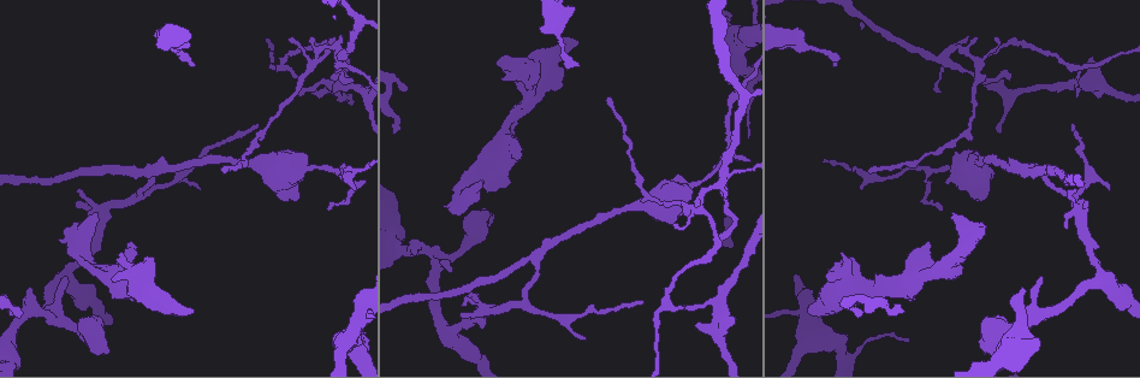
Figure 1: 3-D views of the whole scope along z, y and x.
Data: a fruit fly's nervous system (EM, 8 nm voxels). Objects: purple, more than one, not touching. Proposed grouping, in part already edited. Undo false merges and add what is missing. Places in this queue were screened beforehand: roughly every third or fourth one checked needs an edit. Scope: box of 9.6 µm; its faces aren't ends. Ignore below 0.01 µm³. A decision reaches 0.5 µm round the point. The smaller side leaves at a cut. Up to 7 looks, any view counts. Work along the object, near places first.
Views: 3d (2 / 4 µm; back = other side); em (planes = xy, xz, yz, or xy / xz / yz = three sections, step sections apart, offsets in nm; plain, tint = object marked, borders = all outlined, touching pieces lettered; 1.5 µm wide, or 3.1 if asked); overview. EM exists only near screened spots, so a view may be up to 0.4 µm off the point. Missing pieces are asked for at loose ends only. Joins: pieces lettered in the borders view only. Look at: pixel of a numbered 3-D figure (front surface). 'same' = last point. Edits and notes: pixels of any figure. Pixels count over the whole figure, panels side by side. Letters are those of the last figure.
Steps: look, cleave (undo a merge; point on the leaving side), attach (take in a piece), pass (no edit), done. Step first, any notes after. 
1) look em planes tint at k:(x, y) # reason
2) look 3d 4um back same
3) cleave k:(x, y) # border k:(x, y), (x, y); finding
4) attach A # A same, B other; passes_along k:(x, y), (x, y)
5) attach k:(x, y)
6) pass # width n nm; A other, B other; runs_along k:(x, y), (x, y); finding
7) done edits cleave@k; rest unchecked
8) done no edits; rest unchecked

look em yz step 8 borders at 1:(510, 183) # free end

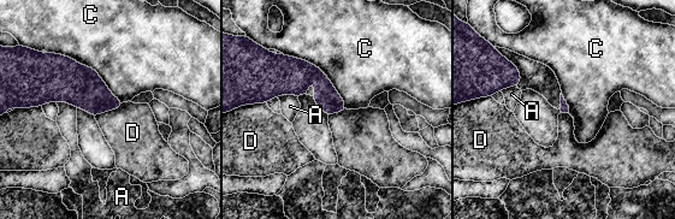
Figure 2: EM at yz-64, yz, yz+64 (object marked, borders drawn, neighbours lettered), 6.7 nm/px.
look em planes borders same

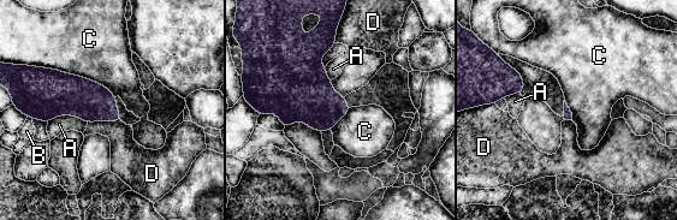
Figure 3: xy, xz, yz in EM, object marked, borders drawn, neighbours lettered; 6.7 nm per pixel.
pass # A other, B other, C other, D other; border 3:(47, 67), (99, 82), (116, 96); no lettered piece goes on from it

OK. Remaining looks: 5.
look em planes borders at 1:(887, 293) # thin neck

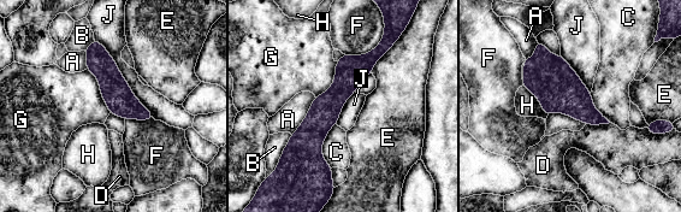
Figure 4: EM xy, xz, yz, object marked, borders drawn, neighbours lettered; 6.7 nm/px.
pass # A other, B other, C other, D other, E other, F other, G other, H other, J other; border 4:(86, 69), (98, 80), (110, 112); one neuron here

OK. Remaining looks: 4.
look 3d 4um at 1:(67, 279) # branch stops here

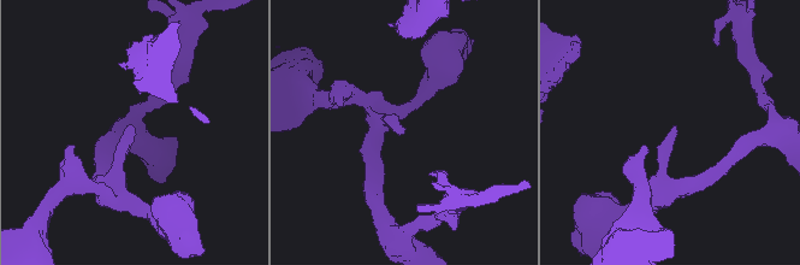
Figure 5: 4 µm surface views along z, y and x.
look em planes borders at 5:(401, 134) # now the EM

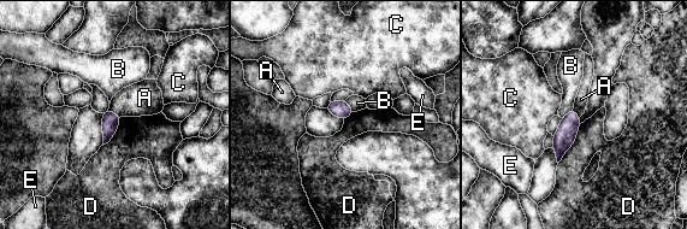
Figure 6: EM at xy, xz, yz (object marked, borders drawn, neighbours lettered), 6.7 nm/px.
pass # width 110 nm; A other, B other, C other, D other, E other; border 6:(581, 123), (573, 145), (558, 163); no lettered piece goes on from it

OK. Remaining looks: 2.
done no edits; rest unchecked

